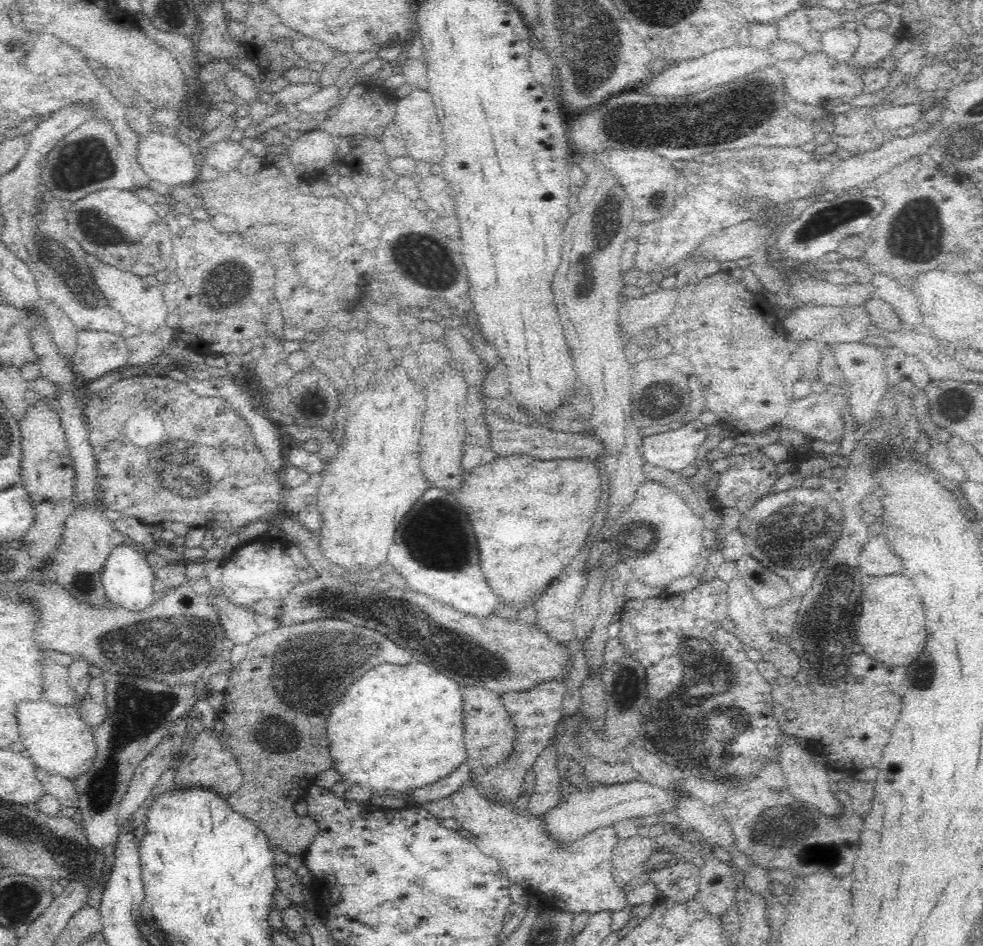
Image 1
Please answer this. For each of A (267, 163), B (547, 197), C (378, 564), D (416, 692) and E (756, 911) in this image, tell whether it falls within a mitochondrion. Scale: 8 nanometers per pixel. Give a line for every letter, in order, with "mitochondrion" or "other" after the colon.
A: other
B: other
C: other
D: other
E: other

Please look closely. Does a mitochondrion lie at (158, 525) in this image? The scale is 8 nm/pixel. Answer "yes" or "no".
no

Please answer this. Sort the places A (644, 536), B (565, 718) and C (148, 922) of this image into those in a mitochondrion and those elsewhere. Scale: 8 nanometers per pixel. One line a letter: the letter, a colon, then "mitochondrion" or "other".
A: mitochondrion
B: other
C: other

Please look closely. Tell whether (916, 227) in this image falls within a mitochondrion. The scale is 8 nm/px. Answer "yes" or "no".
yes

